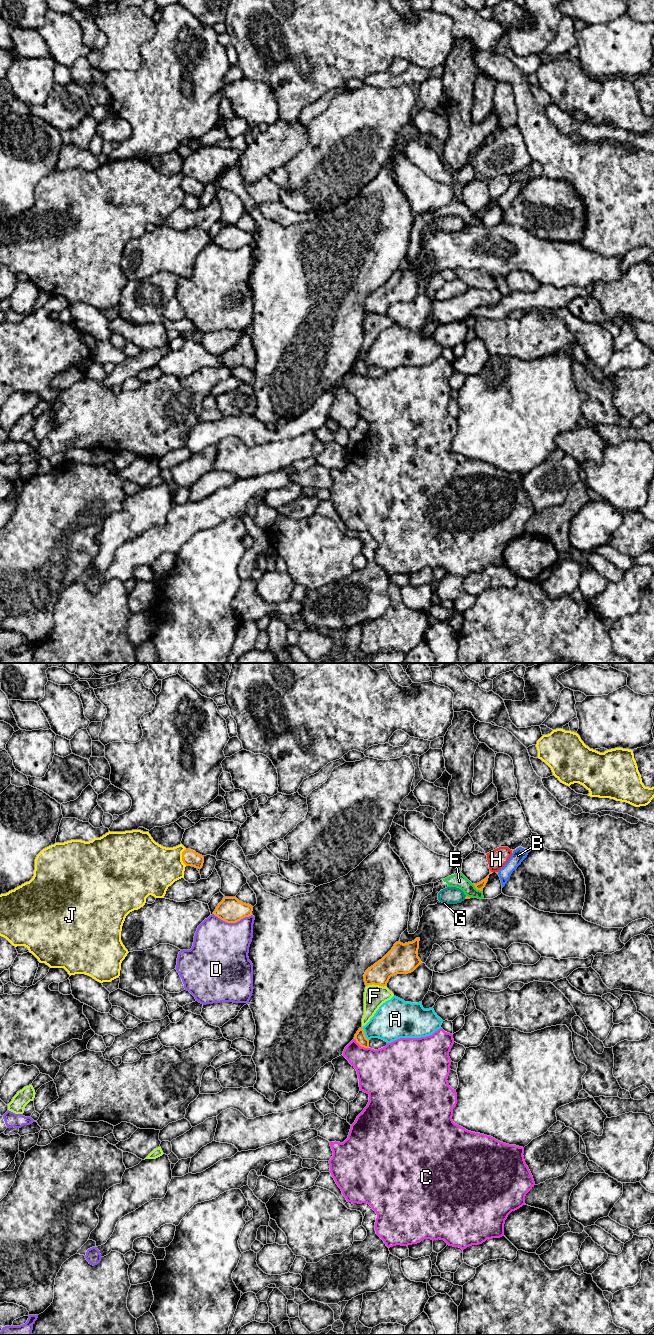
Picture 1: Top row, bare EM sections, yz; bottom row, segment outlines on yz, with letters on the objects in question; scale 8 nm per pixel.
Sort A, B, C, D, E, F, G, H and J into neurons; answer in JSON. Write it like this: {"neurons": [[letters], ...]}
{"neurons": [["A"], ["B"], ["C"], ["D"], ["E"], ["F"], ["G"], ["H"], ["J"]]}

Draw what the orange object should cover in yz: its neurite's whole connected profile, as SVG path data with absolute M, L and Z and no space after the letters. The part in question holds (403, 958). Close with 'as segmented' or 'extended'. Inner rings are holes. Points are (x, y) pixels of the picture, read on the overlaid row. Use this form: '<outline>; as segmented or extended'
M420 938L412 942L396 942L392 949L364 974L365 985L386 986L390 977L413 972L422 962L418 957Z; as segmented

